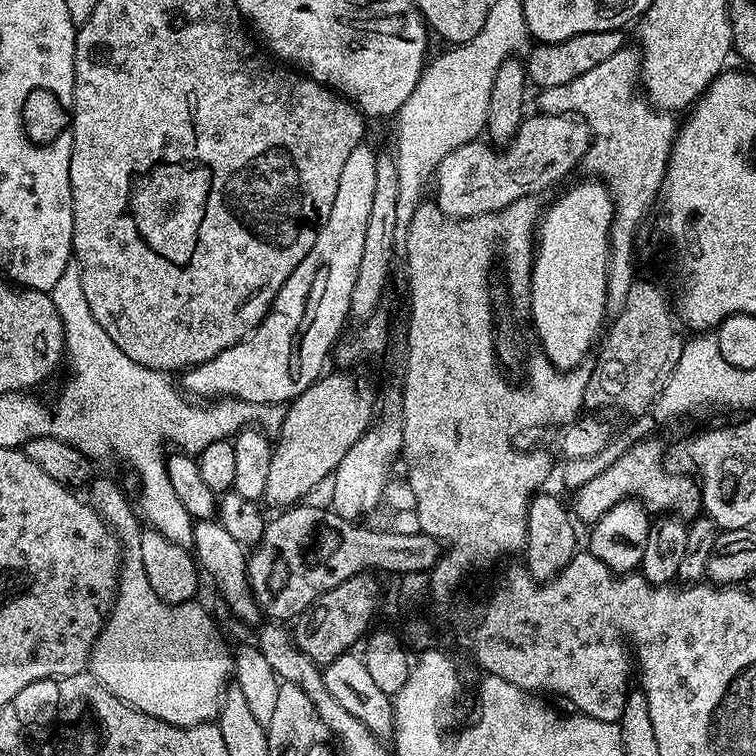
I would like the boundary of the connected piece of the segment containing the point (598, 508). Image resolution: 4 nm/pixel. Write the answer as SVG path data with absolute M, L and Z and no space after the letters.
M656 438L641 439L633 444L614 466L577 488L571 498L571 515L585 526L595 524L599 516L606 514L606 510L629 498L640 501L649 513L671 514L685 522L691 521L702 512L699 483L691 475L681 474L676 470L667 472L660 465L660 444Z

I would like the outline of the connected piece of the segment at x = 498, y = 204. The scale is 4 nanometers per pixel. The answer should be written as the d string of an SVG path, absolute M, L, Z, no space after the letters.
M571 114L535 115L525 115L518 126L518 134L514 134L503 150L497 150L488 142L473 142L446 154L434 173L434 203L454 220L501 212L506 206L518 202L518 198L544 194L547 188L566 179L575 168L579 169L586 150L592 145L588 123Z

